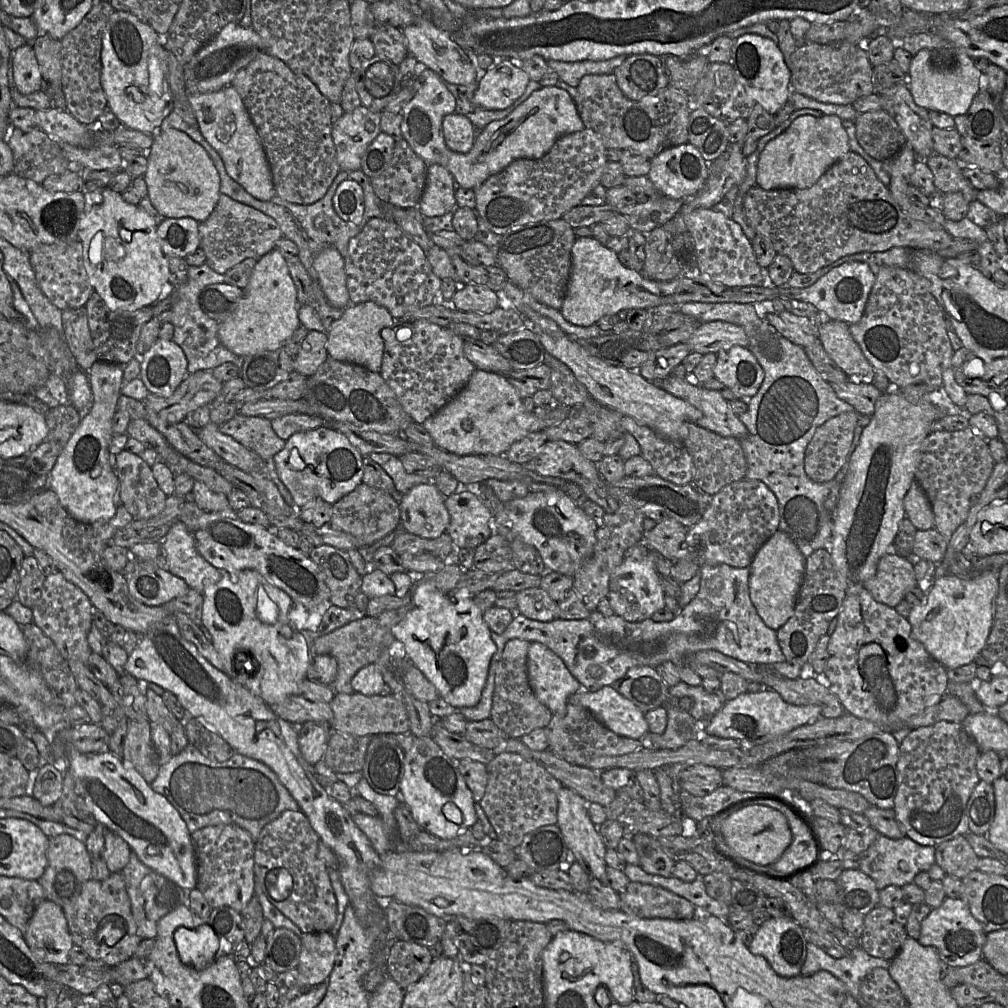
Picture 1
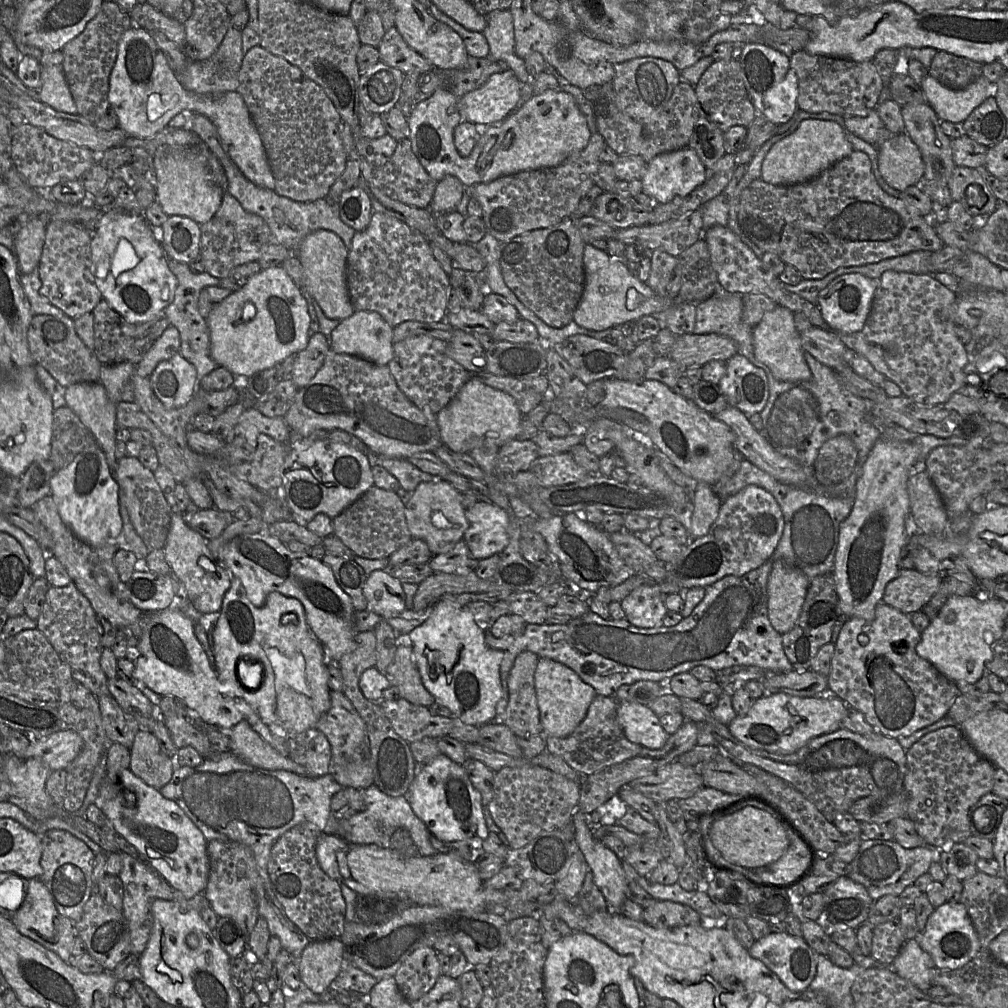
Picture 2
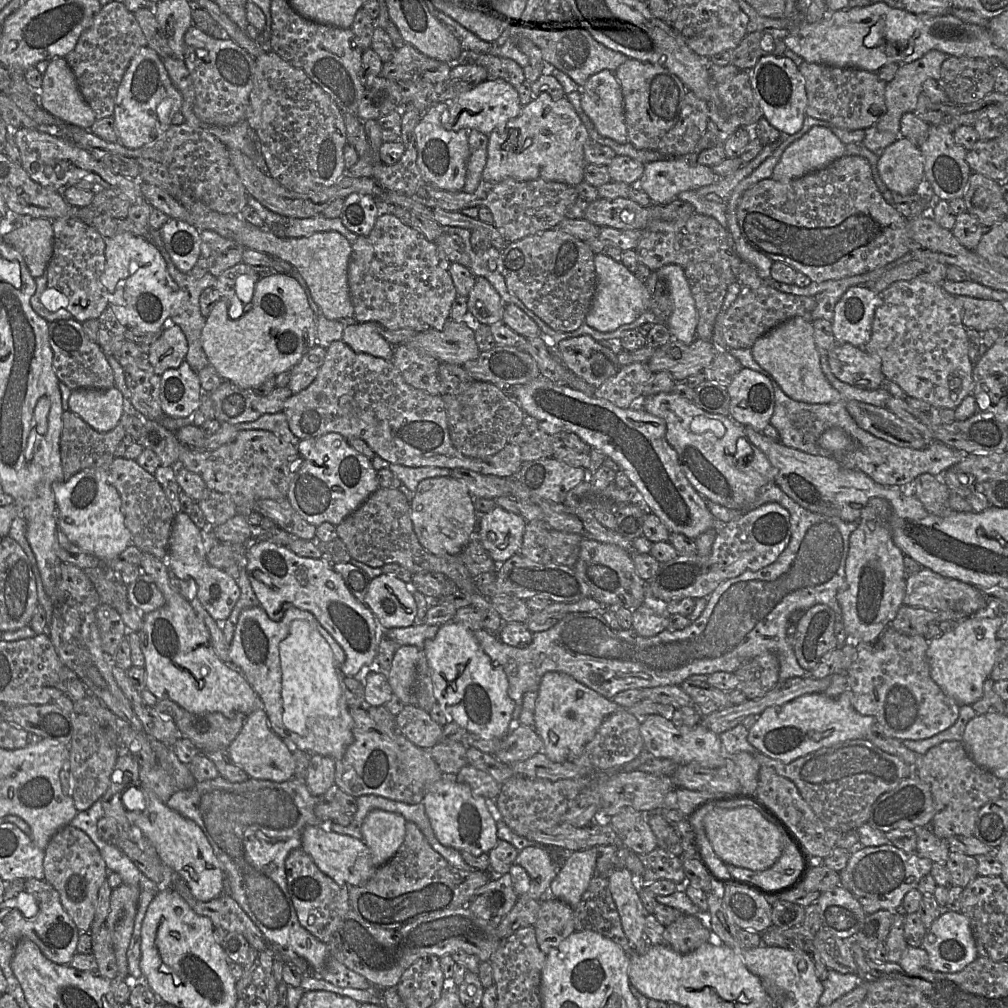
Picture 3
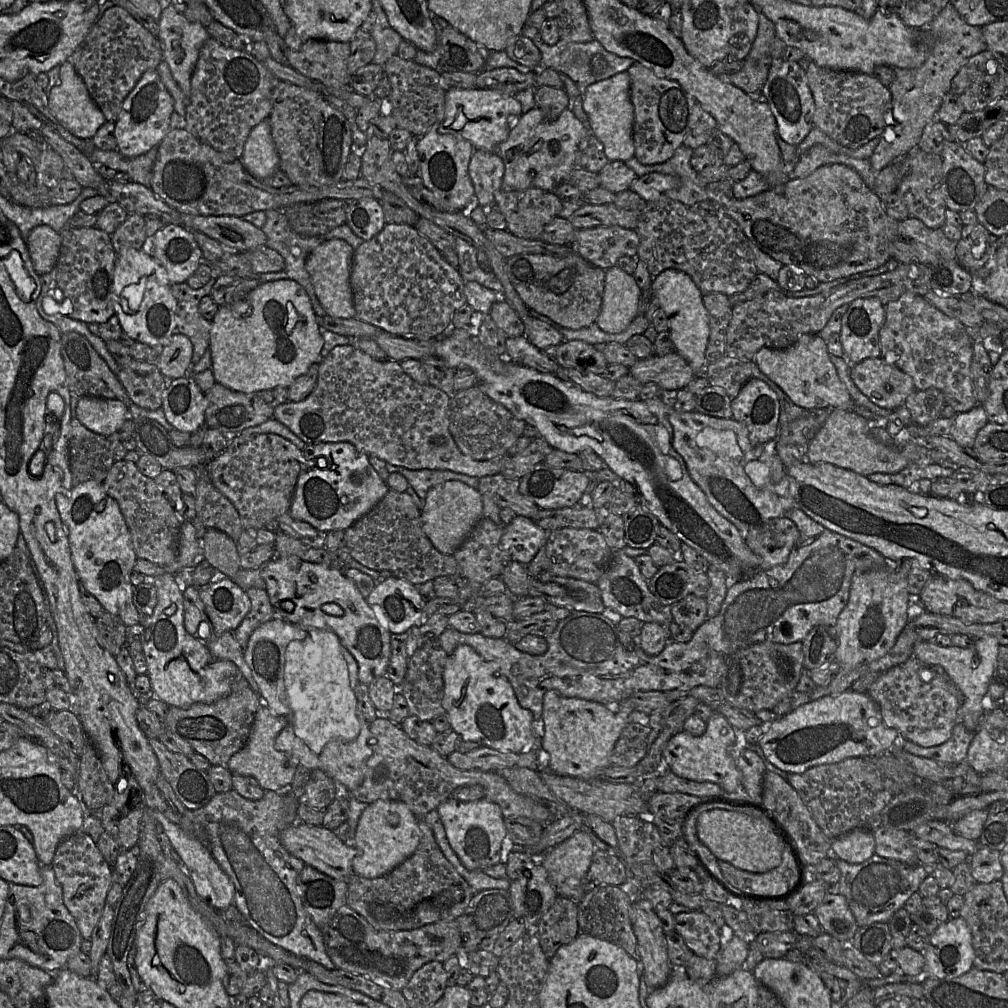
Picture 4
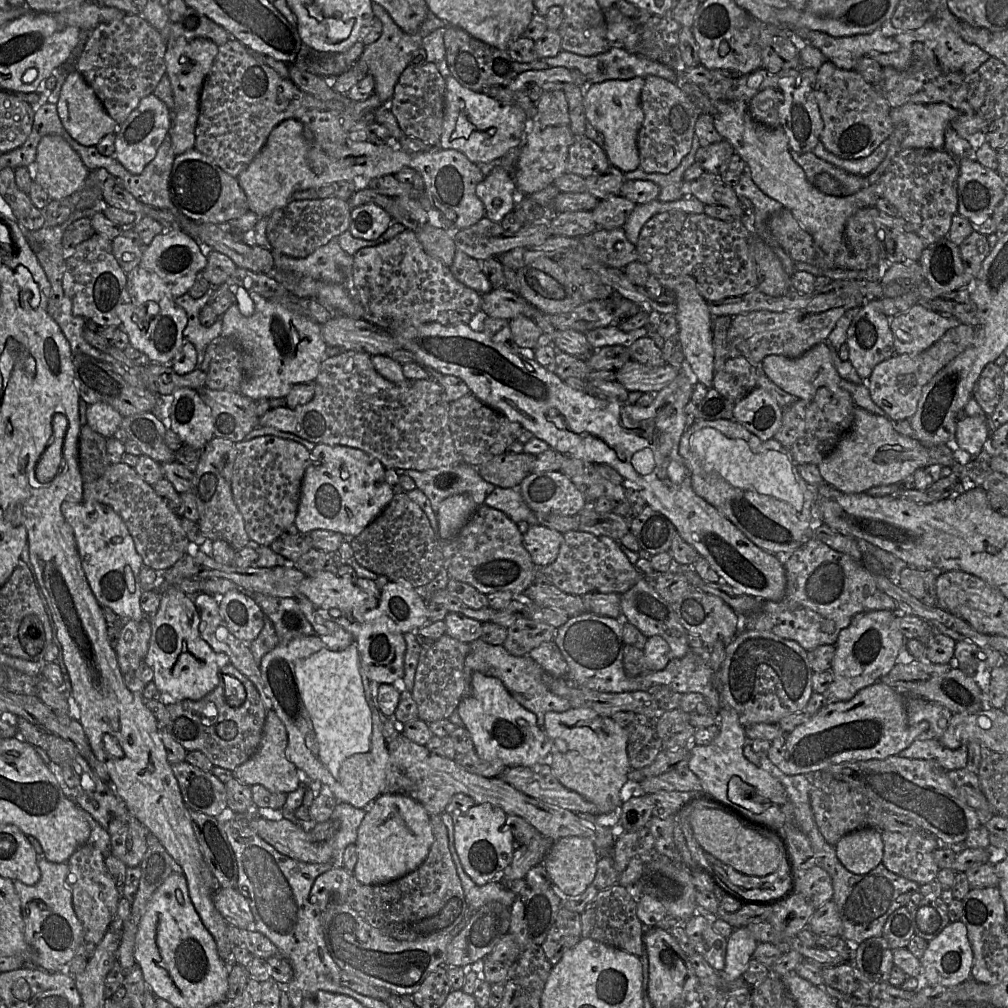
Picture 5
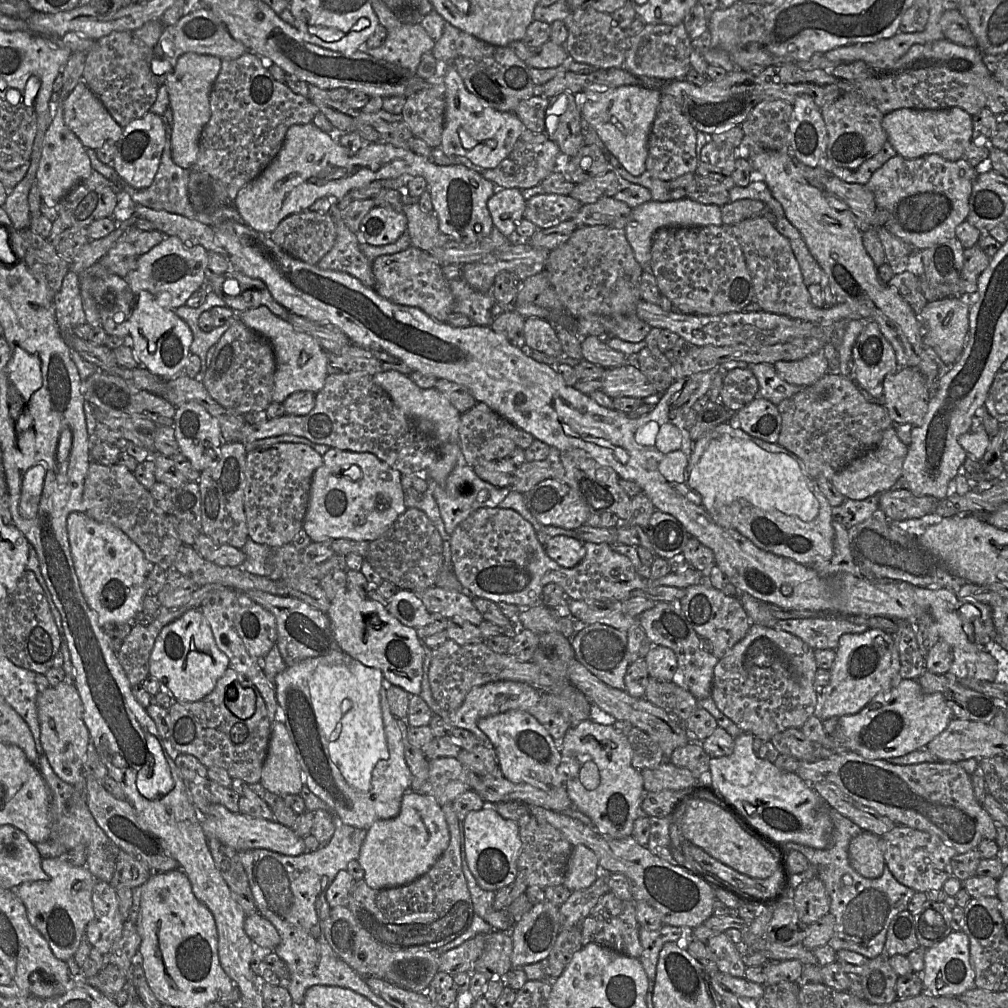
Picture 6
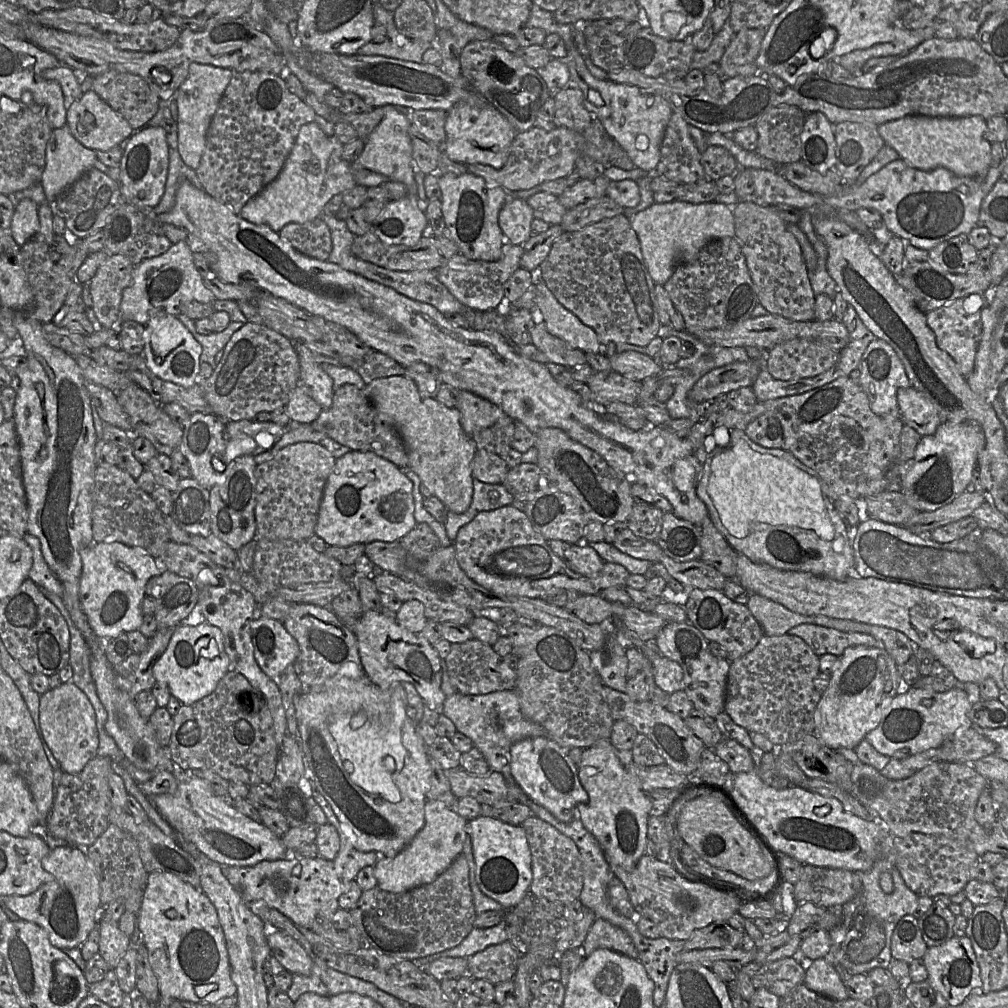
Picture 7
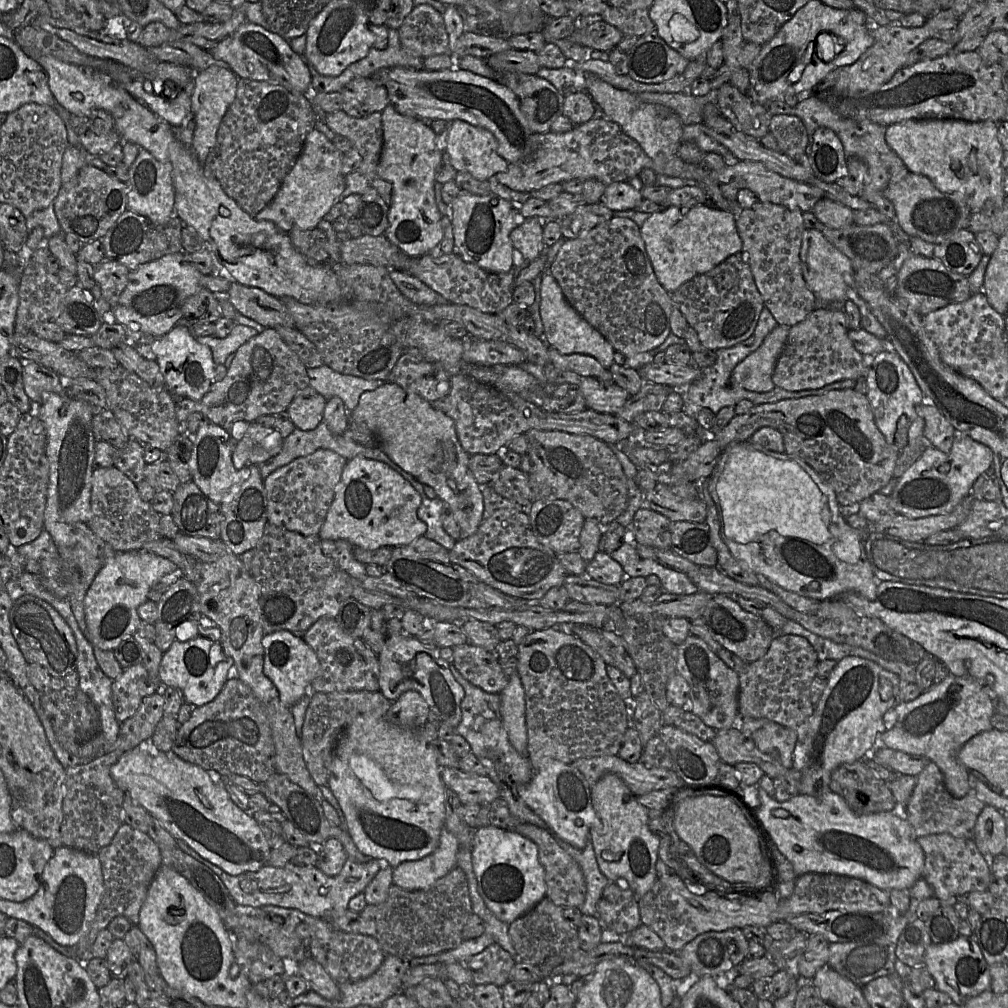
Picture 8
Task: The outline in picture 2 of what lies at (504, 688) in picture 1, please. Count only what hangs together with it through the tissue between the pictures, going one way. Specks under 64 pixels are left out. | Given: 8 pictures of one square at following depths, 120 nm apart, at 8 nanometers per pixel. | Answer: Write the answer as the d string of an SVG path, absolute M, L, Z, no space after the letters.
M530 651L517 655L508 677L508 702L504 723L517 737L543 733L534 674L538 656Z

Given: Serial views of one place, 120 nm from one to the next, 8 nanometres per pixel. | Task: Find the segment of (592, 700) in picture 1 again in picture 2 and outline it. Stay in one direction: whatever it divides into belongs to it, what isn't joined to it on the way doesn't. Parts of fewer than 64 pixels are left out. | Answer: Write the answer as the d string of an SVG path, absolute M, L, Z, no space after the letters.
M618 701L616 719L626 738L642 747L659 749L669 738L659 716L646 705Z

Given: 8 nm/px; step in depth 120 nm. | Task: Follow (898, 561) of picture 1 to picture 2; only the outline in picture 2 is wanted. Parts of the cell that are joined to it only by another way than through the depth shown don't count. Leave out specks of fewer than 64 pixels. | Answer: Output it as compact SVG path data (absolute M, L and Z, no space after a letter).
M900 569L884 591L882 602L910 615L922 611L939 590L942 575L928 575L914 569Z

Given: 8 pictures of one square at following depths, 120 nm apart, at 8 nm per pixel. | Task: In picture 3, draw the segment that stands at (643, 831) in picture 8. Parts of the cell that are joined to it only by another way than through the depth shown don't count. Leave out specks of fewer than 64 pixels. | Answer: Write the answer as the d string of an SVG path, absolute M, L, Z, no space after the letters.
M545 673L538 689L534 727L543 742L542 753L554 762L573 761L582 754L585 745L593 738L601 723L618 710L644 718L652 714L672 713L675 709L649 699L642 699L632 707L624 708L565 673Z

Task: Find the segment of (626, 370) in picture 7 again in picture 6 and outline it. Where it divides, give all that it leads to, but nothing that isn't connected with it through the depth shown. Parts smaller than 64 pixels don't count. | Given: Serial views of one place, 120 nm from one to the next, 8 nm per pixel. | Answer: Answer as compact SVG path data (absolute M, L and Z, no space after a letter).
M581 337L583 359L605 369L619 367L630 361L622 352L610 348L601 337Z

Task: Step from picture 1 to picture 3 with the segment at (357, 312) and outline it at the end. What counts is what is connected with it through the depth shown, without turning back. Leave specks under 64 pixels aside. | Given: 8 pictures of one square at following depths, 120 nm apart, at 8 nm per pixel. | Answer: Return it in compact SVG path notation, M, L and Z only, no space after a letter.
M376 322L349 323L344 327L341 339L357 353L367 353L392 361L394 347L379 333Z

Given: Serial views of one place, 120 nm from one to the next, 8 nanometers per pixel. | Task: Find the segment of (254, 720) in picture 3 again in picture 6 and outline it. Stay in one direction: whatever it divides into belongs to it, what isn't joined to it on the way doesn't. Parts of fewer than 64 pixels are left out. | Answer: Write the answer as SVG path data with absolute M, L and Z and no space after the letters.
M277 720L272 723L260 786L279 795L294 795L300 793L302 785L302 771L295 747L286 726Z

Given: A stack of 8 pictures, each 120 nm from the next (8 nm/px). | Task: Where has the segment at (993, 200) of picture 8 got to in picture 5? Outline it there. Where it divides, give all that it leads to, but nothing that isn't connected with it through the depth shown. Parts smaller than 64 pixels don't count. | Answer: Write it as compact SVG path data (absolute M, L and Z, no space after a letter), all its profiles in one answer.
M908 103L892 108L890 117L894 125L905 123L908 131L902 149L944 149L945 132L957 118L958 109L945 103Z

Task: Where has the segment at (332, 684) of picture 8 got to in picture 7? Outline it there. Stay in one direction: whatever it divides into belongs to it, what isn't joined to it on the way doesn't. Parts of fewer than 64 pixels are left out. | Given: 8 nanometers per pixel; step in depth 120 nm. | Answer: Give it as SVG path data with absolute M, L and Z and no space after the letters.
M292 604L283 625L298 642L299 655L292 666L304 688L316 688L334 676L359 678L365 674L354 630L342 623L329 607Z

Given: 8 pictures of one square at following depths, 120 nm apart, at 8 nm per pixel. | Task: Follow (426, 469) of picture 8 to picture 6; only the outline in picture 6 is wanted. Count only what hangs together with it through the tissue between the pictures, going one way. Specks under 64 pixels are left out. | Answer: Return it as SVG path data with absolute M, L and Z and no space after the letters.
M389 370L372 376L373 381L381 387L394 404L408 416L419 429L430 428L442 446L438 460L428 467L424 477L428 477L438 483L444 483L461 460L461 448L459 444L459 425L461 413L435 388L423 389L416 385L408 375Z

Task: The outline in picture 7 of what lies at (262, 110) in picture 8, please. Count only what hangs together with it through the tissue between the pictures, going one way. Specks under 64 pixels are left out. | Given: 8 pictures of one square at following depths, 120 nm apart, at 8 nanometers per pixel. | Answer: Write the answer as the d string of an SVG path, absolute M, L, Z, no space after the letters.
M232 71L232 78L224 92L208 129L205 150L201 158L200 165L195 170L202 189L219 202L228 206L235 214L239 215L244 205L250 199L258 195L266 186L278 177L295 144L300 128L305 124L314 122L316 115L316 112L311 106L287 88L284 76L263 71Z

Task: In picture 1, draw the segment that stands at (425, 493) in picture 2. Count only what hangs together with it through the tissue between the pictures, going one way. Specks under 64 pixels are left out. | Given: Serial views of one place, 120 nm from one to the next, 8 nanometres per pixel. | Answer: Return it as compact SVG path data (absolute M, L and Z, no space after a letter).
M433 482L414 486L399 503L400 528L427 539L446 533L450 515L445 498Z

